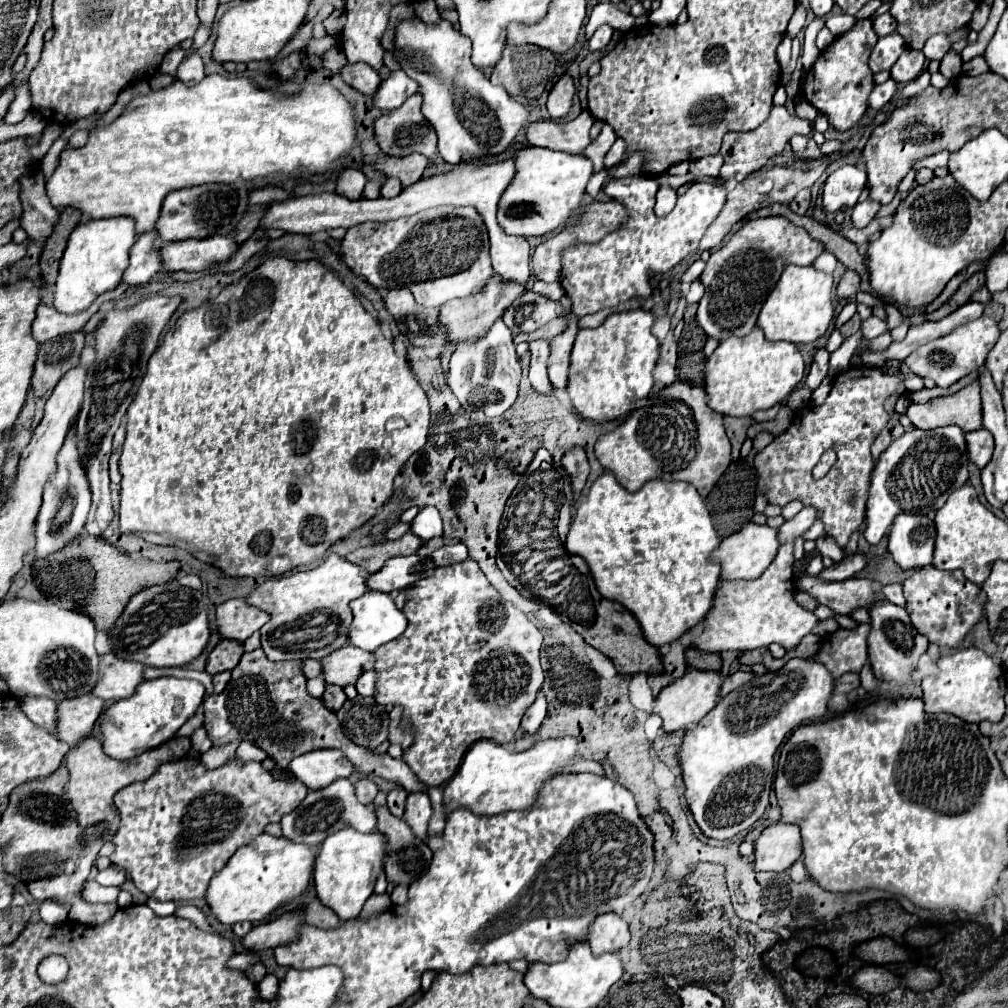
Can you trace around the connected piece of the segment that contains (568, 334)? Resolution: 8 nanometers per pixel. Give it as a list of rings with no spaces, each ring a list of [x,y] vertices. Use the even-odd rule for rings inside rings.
[[[562,312],[568,320],[570,326],[566,328],[564,334],[556,336],[550,342],[550,360],[548,360],[548,374],[550,374],[550,382],[556,390],[566,390],[568,386],[568,368],[570,368],[570,352],[572,352],[572,344],[578,332],[576,326],[576,316],[572,312]]]

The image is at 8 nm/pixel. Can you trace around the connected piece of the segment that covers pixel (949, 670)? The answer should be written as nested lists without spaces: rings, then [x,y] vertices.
[[[978,648],[958,650],[950,656],[938,660],[938,674],[926,676],[922,680],[924,706],[928,714],[954,714],[966,722],[998,722],[1004,716],[1004,694],[1006,676],[1000,664],[996,664],[988,654]]]

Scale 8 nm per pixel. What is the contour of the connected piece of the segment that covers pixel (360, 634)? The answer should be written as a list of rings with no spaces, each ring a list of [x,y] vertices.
[[[368,590],[364,596],[352,600],[350,608],[354,612],[354,622],[348,628],[350,644],[368,652],[398,638],[408,626],[394,598],[380,590]]]

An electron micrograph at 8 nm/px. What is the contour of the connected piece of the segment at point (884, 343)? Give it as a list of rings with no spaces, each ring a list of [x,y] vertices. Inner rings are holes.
[[[886,332],[886,334],[882,334],[882,336],[874,338],[874,340],[870,340],[868,348],[872,352],[882,352],[882,350],[886,350],[886,348],[890,346],[890,342],[892,342],[892,338],[890,338],[890,334]]]

